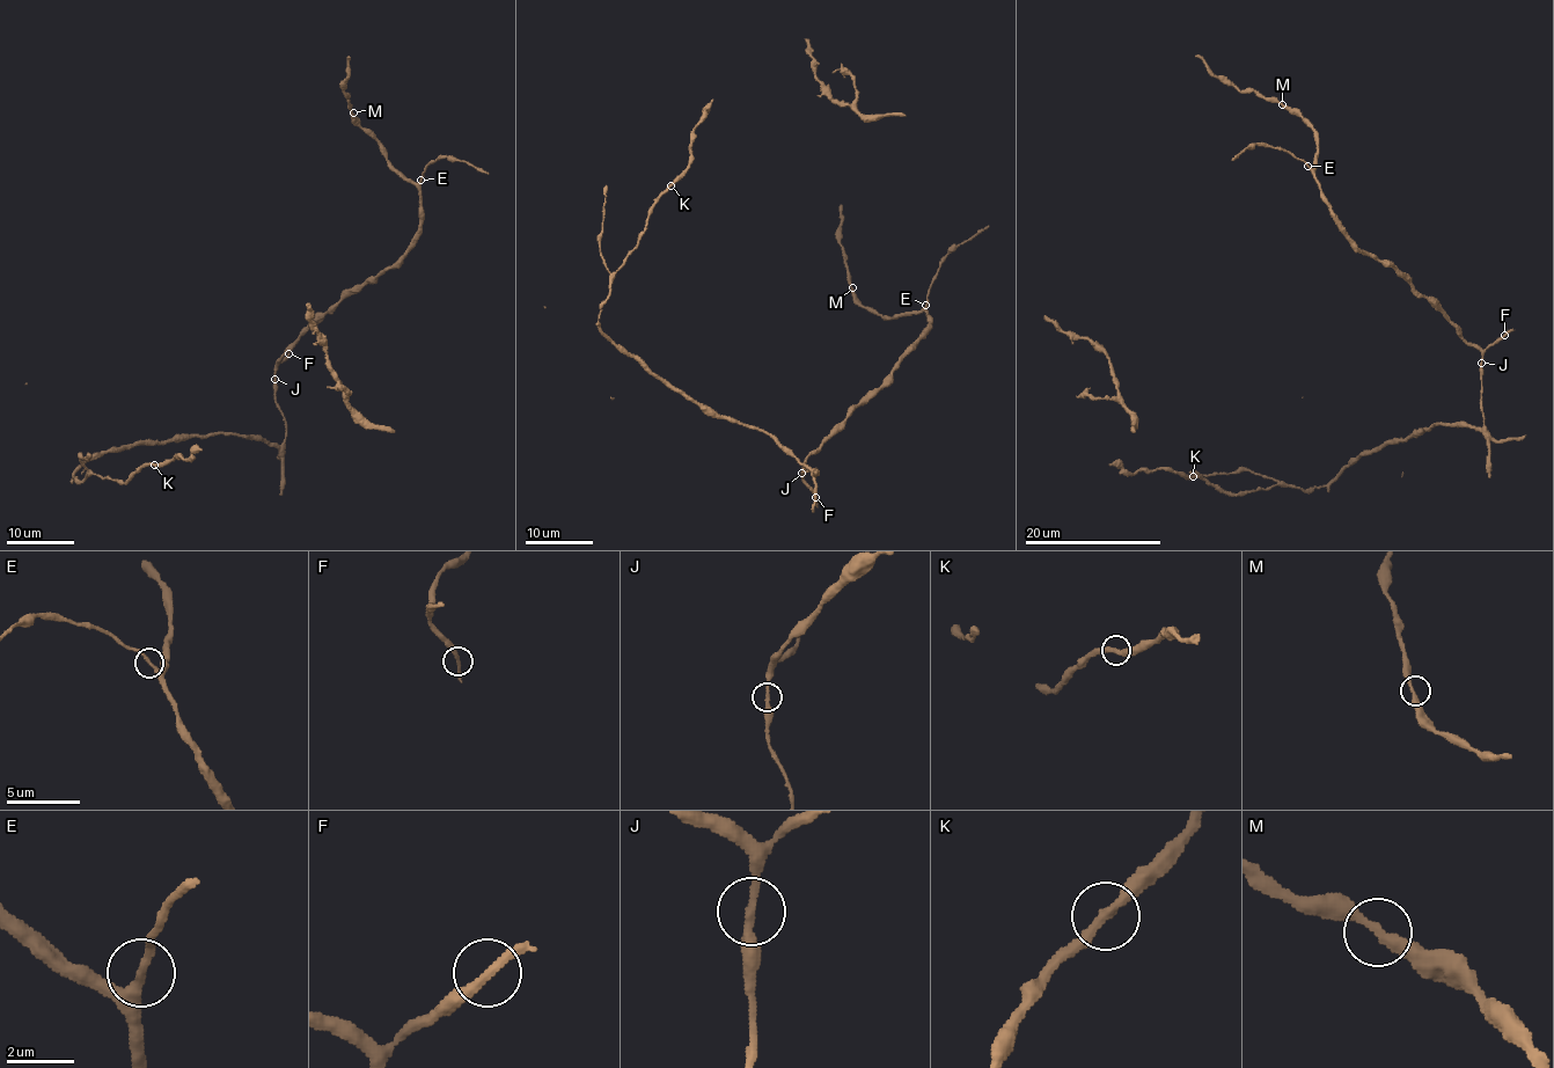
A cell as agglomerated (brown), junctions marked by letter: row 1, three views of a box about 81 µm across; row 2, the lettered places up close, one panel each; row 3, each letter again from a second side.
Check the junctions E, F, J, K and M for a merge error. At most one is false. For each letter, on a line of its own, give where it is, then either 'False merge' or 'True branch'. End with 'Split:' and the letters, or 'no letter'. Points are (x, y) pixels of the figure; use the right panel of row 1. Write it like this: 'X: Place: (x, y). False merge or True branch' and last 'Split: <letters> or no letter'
E: Place: (1307, 166). True branch
F: Place: (1504, 335). True branch
J: Place: (1481, 363). True branch
K: Place: (1193, 476). True branch
M: Place: (1282, 104). True branch
Split: no letter

